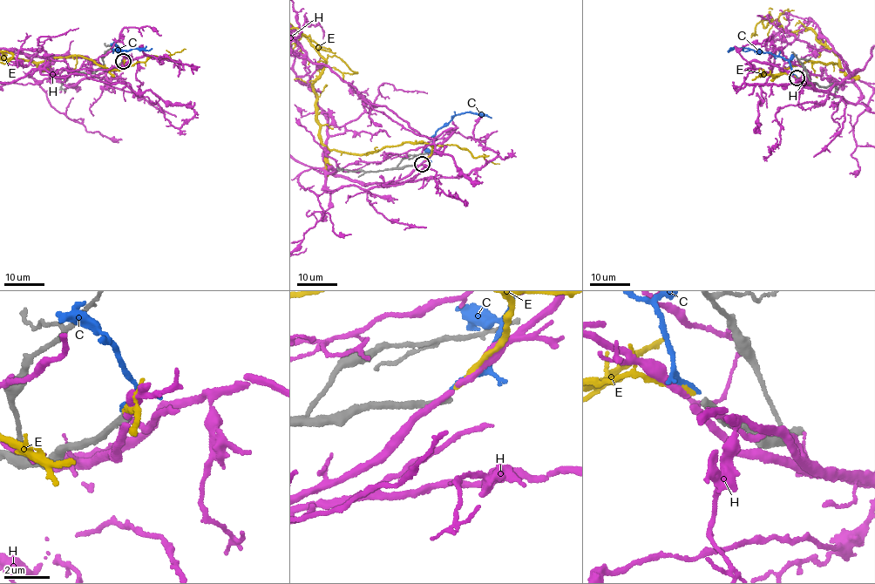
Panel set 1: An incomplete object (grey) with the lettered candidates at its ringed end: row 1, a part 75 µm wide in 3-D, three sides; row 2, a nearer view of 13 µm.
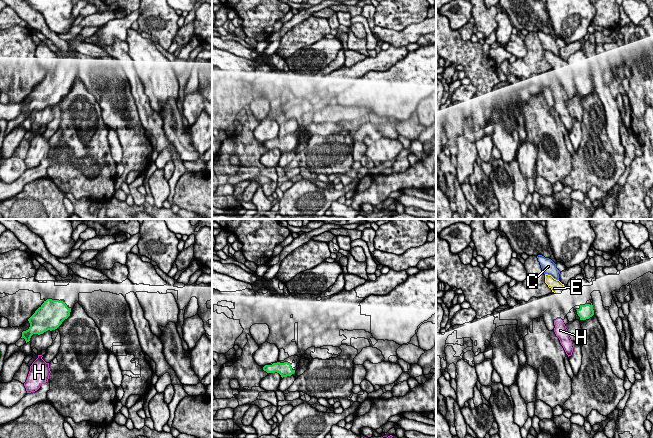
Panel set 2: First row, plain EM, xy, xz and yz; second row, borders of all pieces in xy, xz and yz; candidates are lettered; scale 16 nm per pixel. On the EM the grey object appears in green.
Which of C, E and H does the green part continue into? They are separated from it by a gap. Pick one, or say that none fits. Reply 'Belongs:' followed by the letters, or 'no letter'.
Belongs: no letter

